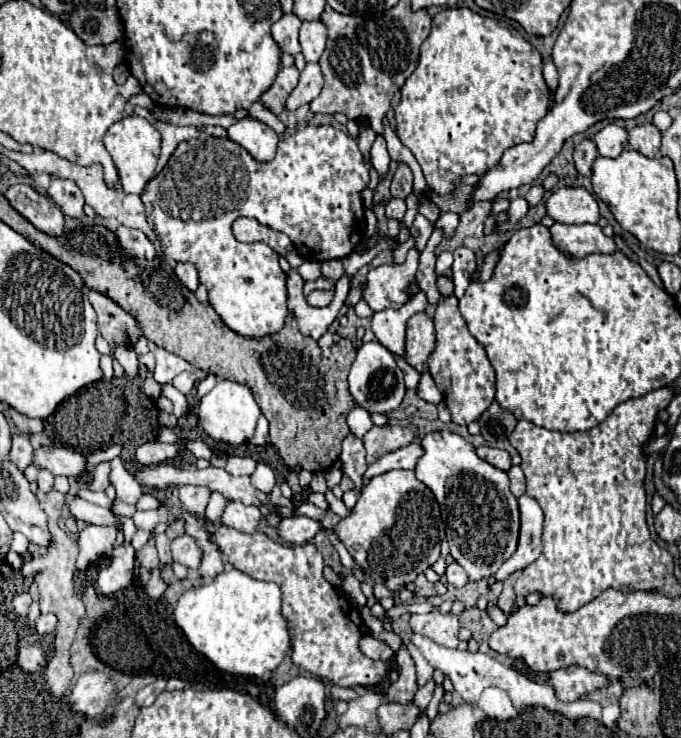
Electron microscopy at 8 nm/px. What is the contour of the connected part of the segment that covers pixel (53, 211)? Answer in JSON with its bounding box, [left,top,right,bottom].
[6,185,64,235]

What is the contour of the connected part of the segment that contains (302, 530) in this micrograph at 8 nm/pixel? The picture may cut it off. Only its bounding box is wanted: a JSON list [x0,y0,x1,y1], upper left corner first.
[278,515,322,543]

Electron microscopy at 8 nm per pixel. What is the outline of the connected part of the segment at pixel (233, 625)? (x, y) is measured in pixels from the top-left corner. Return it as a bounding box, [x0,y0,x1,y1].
[174,569,290,677]

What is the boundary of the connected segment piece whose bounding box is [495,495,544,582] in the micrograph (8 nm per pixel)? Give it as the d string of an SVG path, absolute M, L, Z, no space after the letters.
M522 495L518 499L518 505L520 505L520 519L522 519L518 547L516 547L514 555L508 561L504 561L504 565L498 569L495 574L496 581L503 582L510 573L524 569L526 565L536 561L542 551L544 513L542 513L538 501L528 495Z

